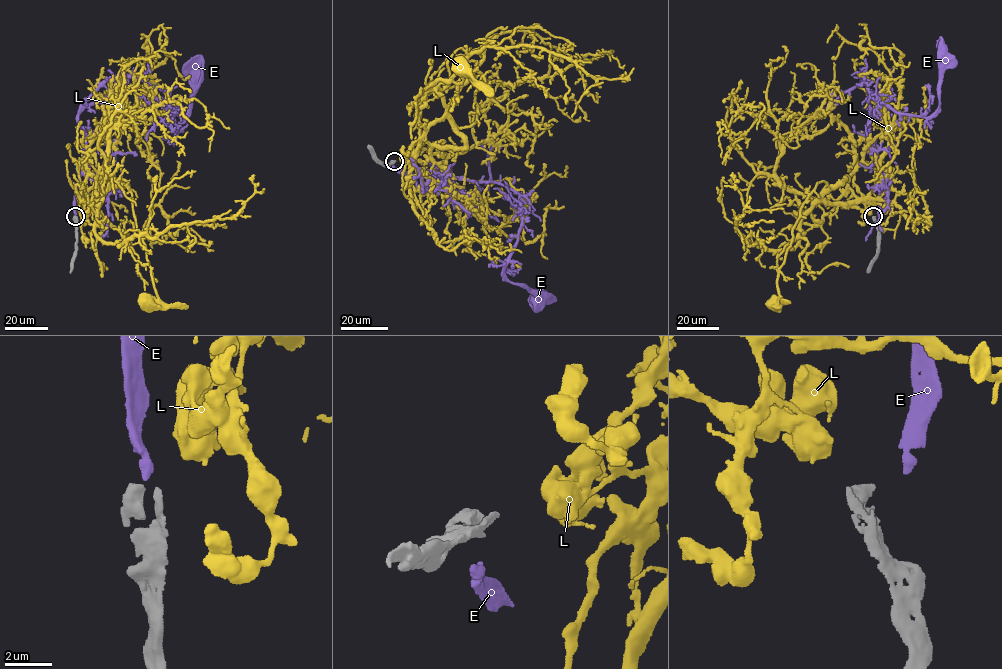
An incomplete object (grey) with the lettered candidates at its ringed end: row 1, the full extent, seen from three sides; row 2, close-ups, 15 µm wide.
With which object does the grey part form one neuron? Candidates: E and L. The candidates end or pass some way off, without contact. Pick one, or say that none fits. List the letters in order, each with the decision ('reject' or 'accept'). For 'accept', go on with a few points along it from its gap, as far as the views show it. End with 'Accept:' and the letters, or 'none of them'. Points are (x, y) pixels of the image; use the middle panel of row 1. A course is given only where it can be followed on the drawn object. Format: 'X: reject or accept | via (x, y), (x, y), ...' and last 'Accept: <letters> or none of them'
E: reject
L: reject
Accept: none of them

